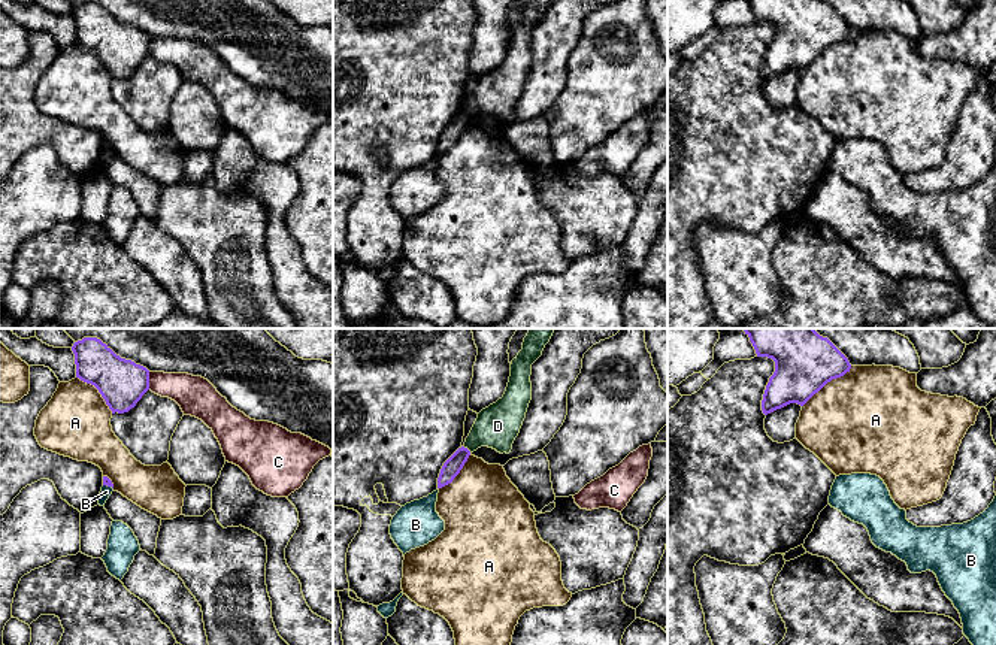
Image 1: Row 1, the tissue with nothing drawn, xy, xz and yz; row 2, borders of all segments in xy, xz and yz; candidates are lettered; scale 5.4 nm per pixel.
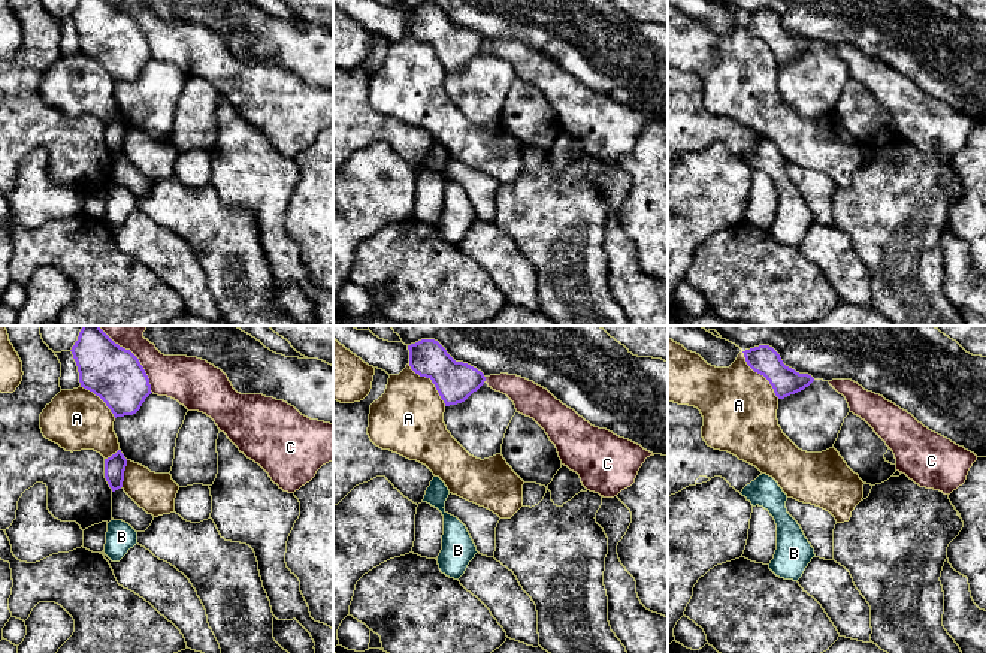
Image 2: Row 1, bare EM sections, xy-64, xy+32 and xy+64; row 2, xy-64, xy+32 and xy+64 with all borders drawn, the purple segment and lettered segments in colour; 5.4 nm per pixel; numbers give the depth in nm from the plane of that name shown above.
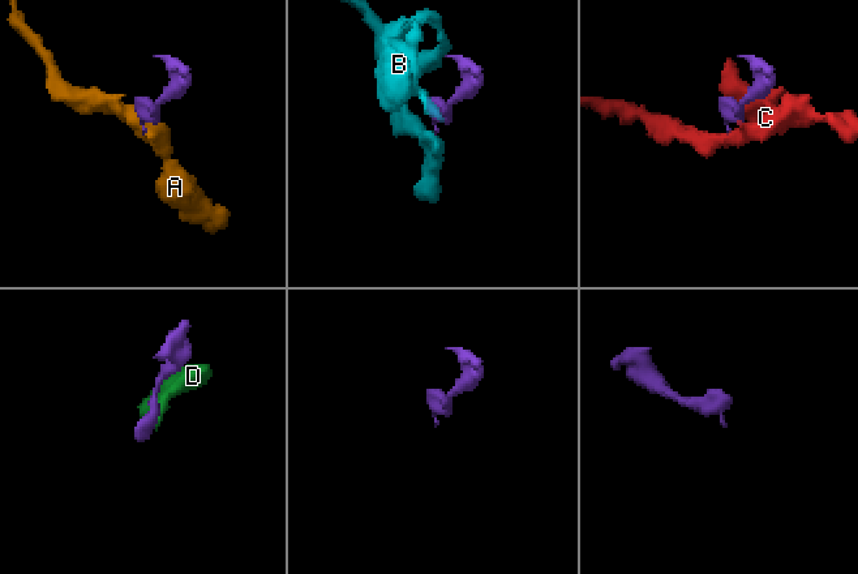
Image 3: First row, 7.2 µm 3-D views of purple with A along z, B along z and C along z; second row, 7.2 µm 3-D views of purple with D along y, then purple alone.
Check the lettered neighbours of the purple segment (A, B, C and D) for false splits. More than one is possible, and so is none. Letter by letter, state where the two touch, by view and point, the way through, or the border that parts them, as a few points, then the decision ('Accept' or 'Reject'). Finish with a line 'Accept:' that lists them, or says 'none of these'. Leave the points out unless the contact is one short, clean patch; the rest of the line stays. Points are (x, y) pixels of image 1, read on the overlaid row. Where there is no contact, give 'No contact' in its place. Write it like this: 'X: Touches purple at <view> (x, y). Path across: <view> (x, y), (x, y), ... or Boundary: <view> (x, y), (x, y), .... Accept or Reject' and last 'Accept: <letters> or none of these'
A: Touches purple at yz (826, 382). Reject
B: Touches purple at xy (108, 485). Boundary: xy (103, 484), (112, 488). Reject
C: Touches purple at xy (148, 381). Reject
D: Touches purple at xz (466, 448). Boundary: xz (463, 447), (471, 451). Reject
Accept: none of these

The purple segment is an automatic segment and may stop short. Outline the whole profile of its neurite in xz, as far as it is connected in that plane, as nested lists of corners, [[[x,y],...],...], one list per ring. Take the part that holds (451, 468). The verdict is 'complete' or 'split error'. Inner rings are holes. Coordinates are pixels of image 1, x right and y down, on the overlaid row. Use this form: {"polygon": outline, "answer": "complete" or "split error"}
{"polygon": [[[464,446],[458,448],[442,466],[438,488],[442,488],[454,481],[467,461],[470,451]]], "answer": "complete"}

